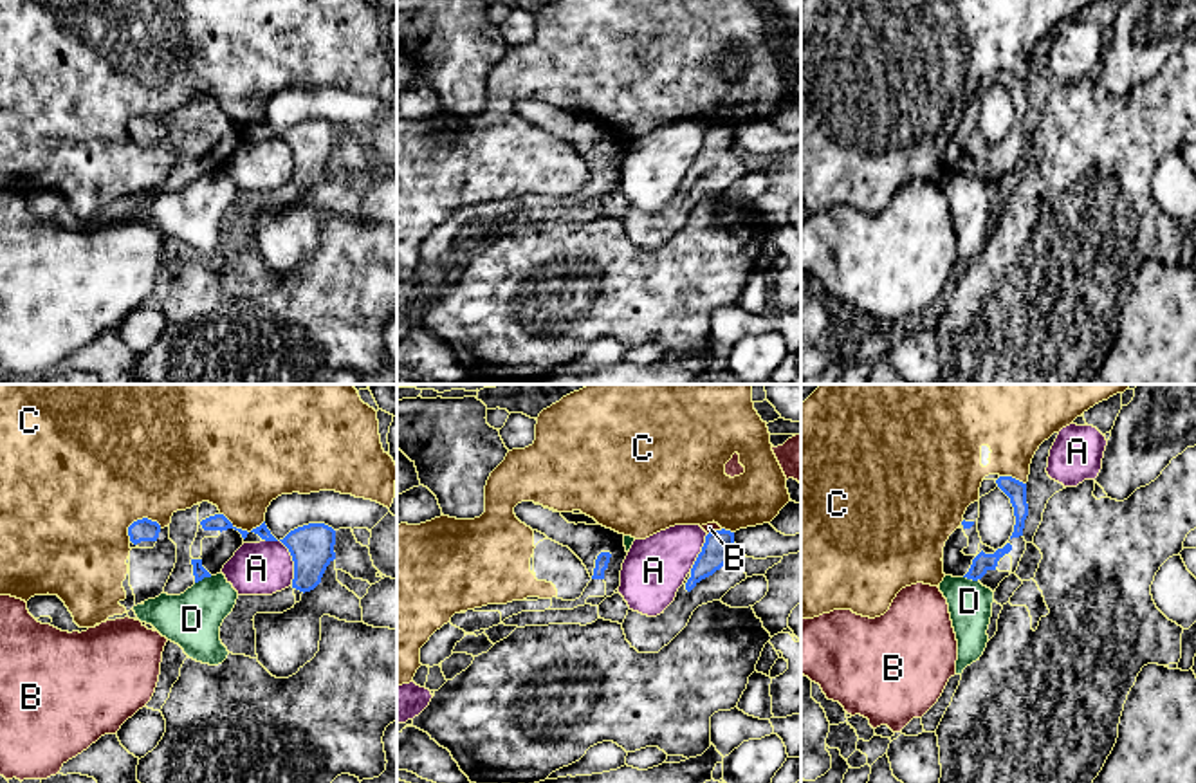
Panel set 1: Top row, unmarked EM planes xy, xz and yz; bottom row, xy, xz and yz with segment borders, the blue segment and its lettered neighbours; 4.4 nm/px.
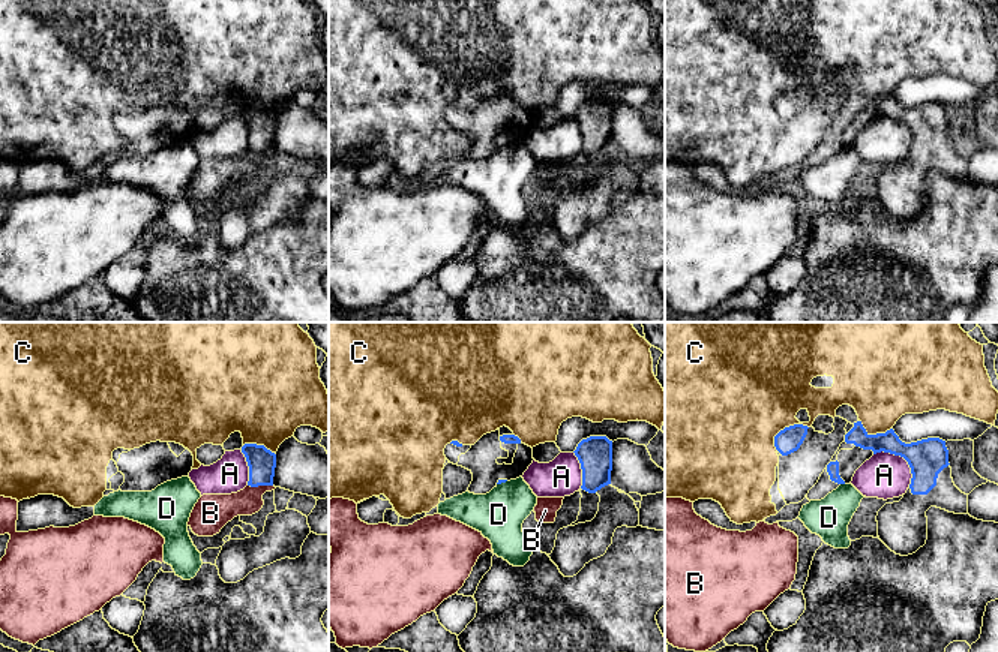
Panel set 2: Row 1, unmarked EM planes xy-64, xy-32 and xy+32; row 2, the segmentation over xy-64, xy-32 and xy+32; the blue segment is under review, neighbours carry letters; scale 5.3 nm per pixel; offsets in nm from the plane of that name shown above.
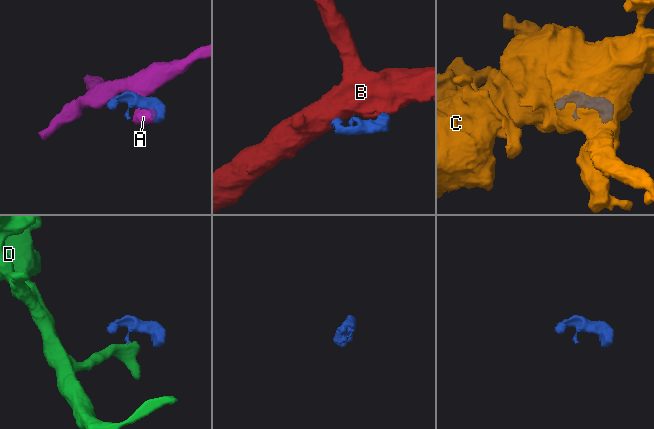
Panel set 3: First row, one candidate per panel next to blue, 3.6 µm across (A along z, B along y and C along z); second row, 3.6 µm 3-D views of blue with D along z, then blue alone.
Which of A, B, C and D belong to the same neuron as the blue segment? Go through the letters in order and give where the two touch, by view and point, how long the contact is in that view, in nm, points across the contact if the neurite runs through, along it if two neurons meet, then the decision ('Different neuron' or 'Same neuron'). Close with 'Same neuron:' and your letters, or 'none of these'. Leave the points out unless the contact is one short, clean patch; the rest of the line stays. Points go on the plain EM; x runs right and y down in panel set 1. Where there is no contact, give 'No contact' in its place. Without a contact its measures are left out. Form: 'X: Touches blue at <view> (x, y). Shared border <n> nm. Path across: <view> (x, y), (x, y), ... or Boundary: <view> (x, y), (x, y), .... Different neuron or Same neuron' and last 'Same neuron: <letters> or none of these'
A: Touches blue at xy (294, 159). Shared border 220 nm. Different neuron
B: Touches blue at xz (715, 127). Shared border 80 nm. Boundary: xz (722, 125), (713, 125), (708, 130). Different neuron
C: Touches blue at xy (143, 114). Shared border 170 nm. Different neuron
D: Touches blue at xy (202, 174). Shared border 90 nm. Boundary: xy (211, 172), (195, 179). Different neuron
Same neuron: none of these

